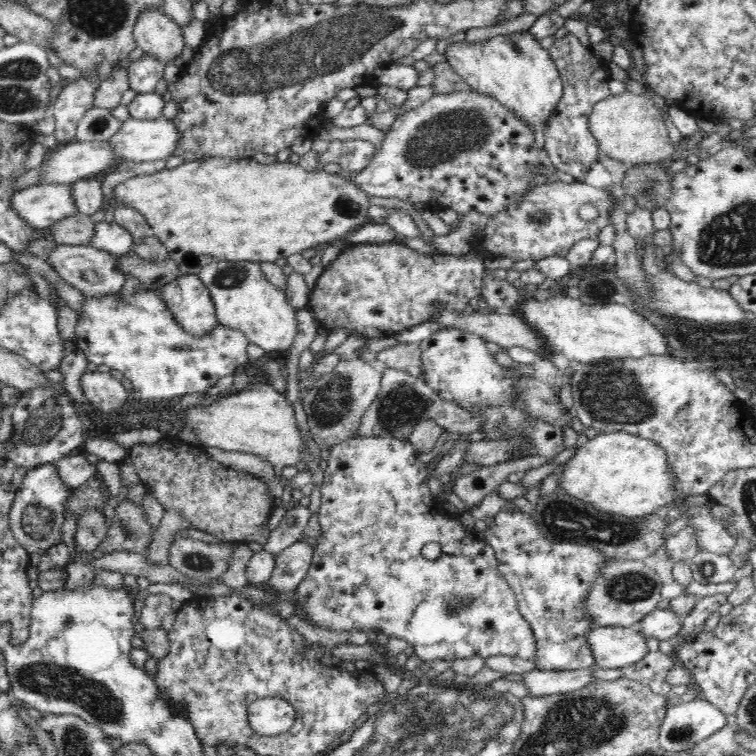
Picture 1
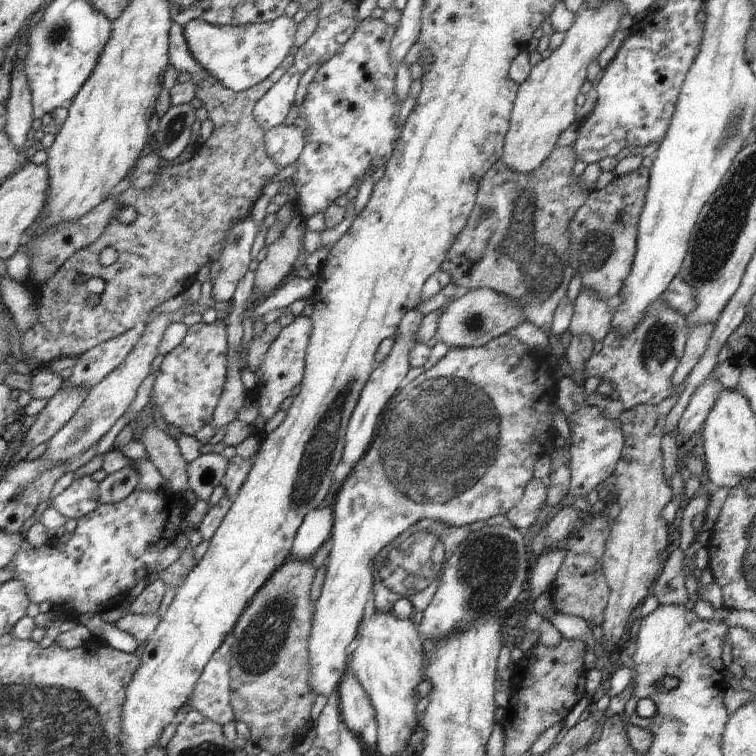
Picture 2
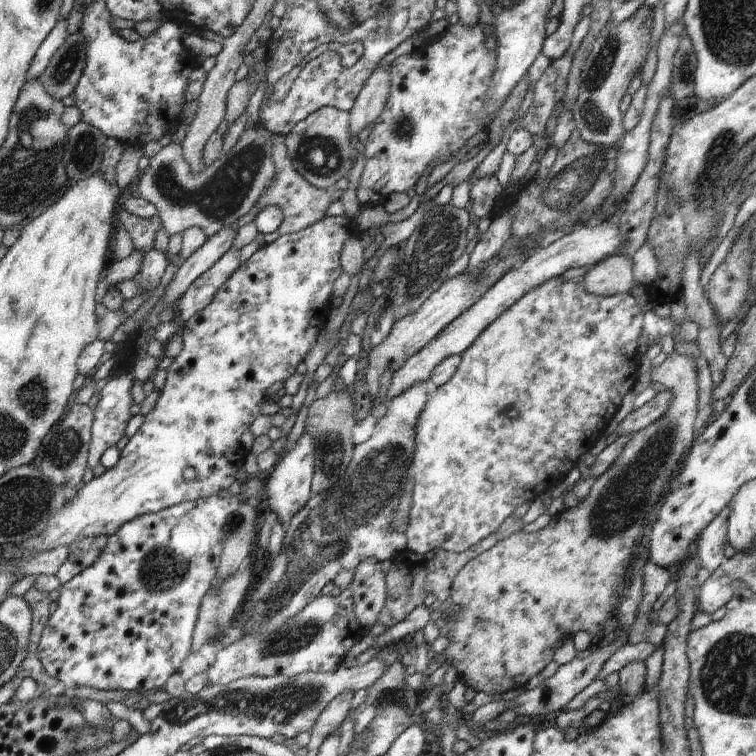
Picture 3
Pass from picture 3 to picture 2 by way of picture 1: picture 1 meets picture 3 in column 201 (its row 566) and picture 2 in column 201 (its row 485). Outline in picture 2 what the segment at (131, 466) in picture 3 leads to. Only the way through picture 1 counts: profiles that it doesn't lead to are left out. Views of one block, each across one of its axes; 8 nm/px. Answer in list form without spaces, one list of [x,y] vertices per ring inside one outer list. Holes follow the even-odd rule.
[[[215,321],[211,324],[200,322],[188,327],[188,334],[182,340],[182,344],[164,356],[160,370],[156,372],[149,405],[158,408],[168,425],[176,426],[180,432],[194,437],[200,428],[210,424],[214,409],[220,400],[227,379],[226,354],[228,354],[228,343],[224,321]]]

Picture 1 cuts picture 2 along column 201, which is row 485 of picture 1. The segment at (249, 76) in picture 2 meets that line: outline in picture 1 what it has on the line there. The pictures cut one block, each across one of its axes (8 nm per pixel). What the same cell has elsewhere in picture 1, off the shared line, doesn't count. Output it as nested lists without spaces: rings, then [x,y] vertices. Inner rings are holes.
[[[53,463],[41,464],[24,473],[18,486],[9,514],[11,529],[17,541],[29,554],[43,554],[51,546],[63,542],[62,524],[65,521],[65,506],[70,488],[63,484]]]

